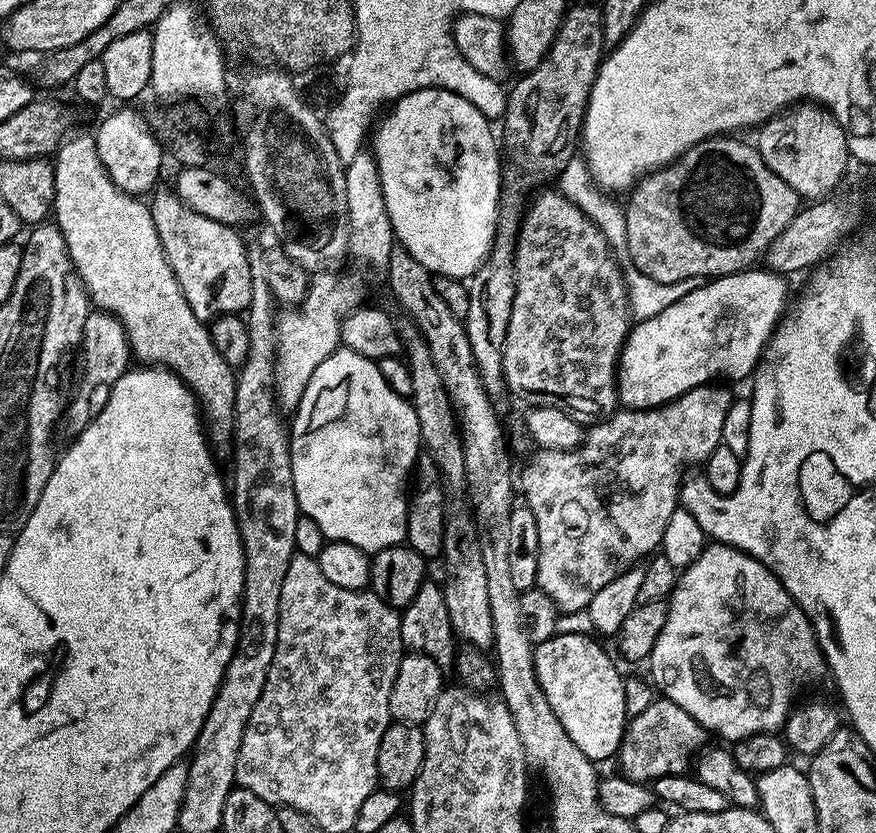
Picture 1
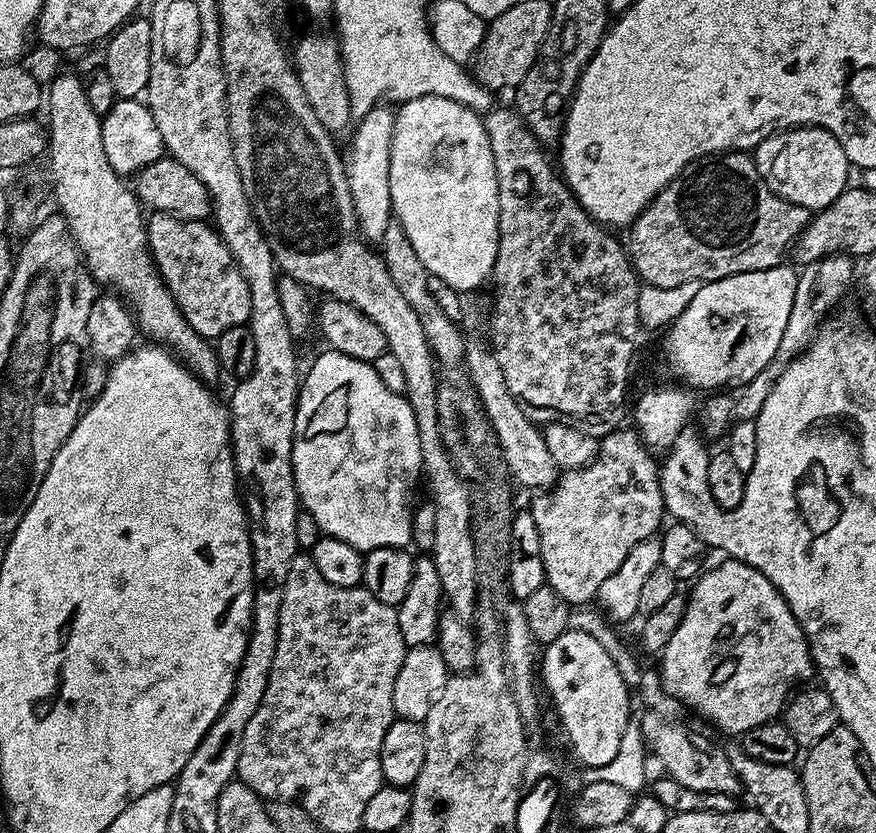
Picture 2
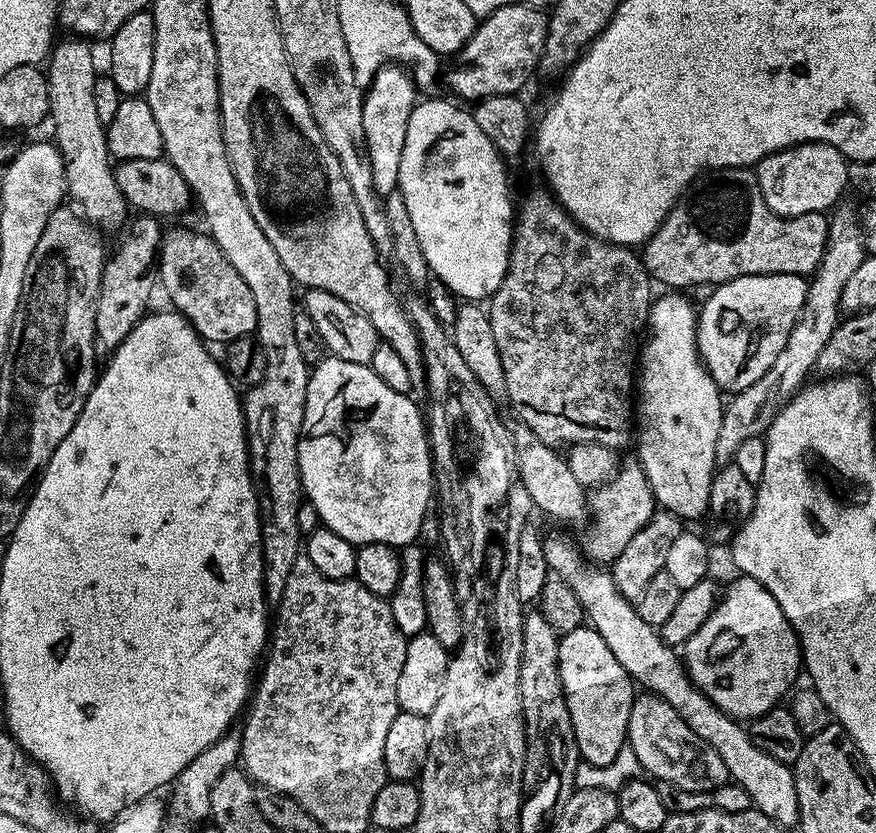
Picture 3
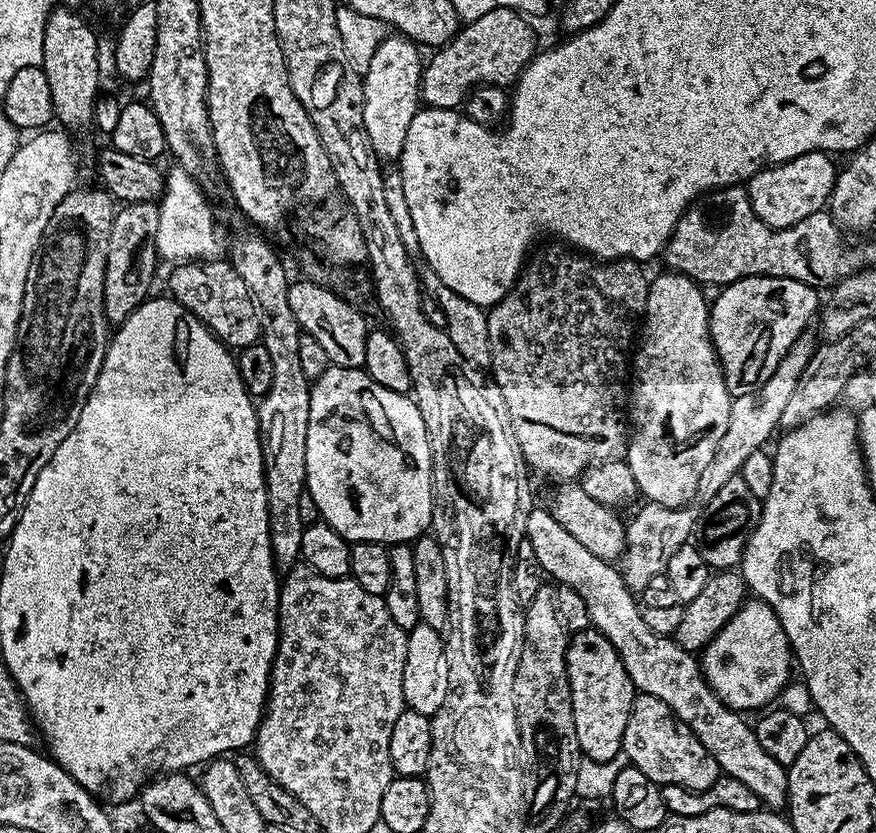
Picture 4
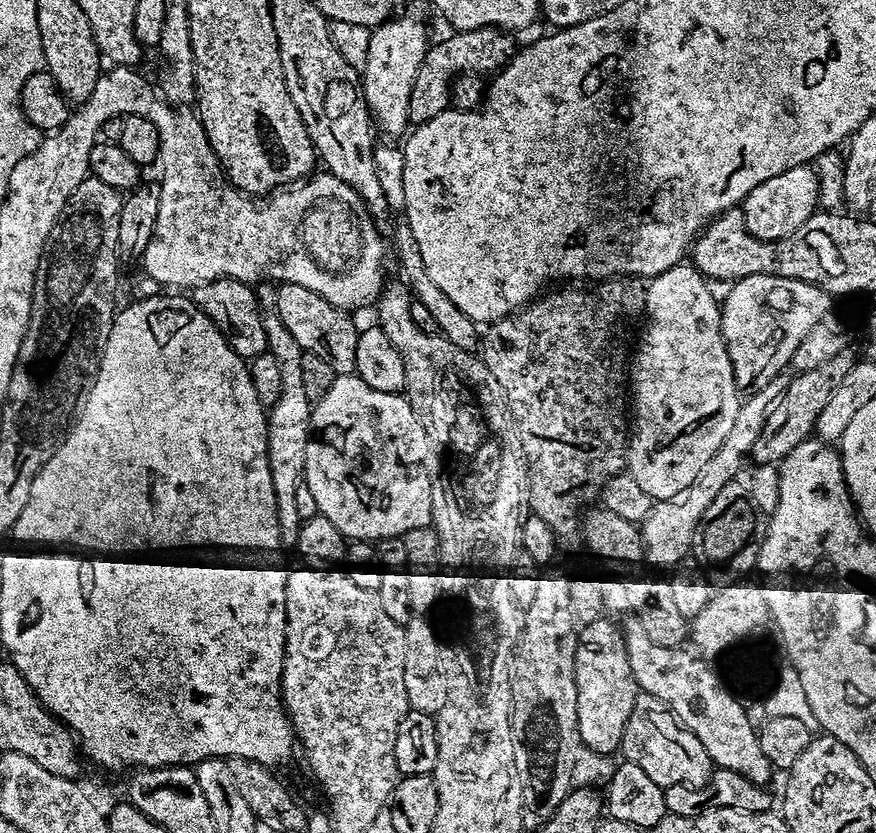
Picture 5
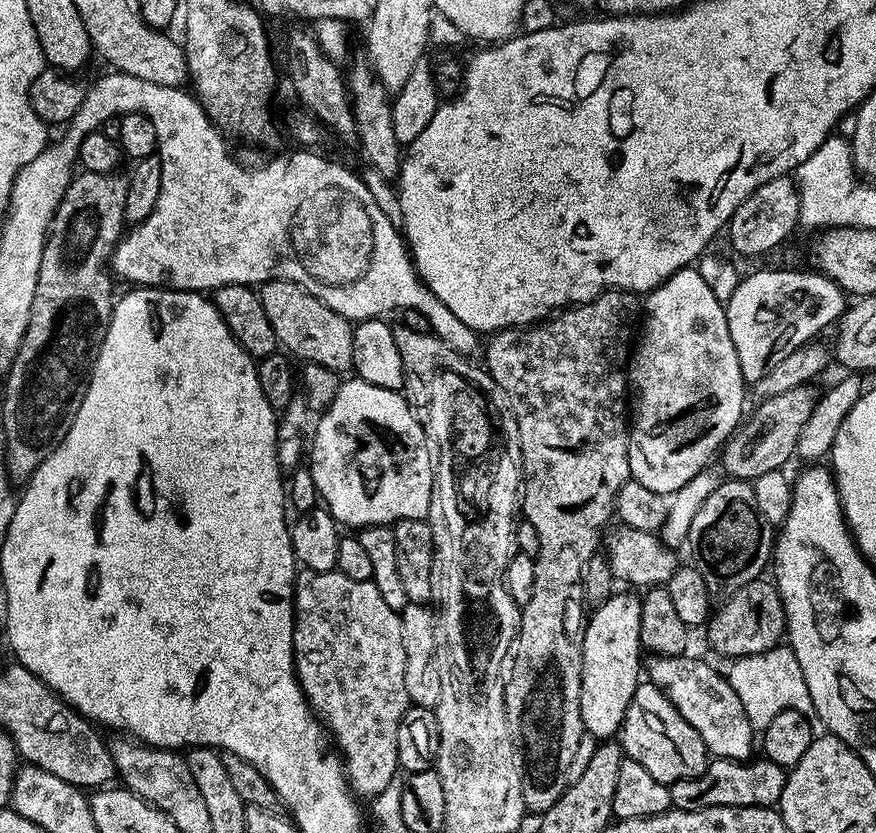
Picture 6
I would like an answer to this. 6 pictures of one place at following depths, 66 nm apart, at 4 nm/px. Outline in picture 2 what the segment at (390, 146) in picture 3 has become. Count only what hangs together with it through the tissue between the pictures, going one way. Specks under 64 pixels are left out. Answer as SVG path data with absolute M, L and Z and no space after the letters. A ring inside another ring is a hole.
M377 106L370 110L370 114L359 117L355 125L356 133L352 136L352 149L346 152L352 210L356 213L359 235L368 242L380 241L386 234L386 226L394 223L390 202L390 146L396 125L396 112L384 107Z

